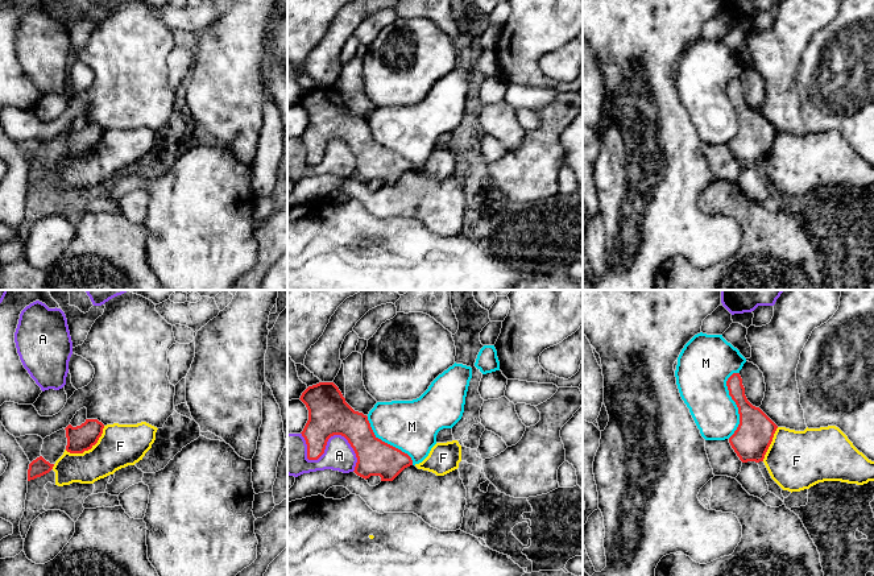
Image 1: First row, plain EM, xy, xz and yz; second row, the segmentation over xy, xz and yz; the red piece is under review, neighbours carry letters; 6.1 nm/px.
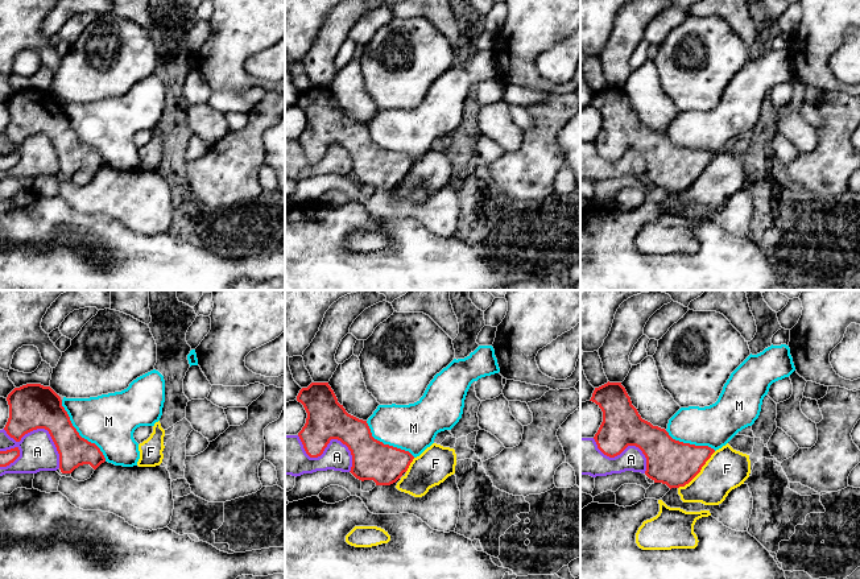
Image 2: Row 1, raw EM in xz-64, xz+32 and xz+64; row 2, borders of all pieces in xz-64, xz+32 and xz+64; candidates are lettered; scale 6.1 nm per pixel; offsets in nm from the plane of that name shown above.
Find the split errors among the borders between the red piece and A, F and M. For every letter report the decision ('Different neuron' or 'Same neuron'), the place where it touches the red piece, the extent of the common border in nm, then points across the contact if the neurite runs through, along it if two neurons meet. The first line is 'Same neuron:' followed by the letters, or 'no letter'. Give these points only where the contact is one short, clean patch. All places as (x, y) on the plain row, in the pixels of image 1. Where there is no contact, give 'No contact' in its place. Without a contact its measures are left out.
Same neuron: no letter
A: Different neuron. Touches red at xz (326, 146). Shared border 400 nm
F: Different neuron. Touches red at xy (88, 153). Shared border 280 nm
M: Different neuron. Touches red at yz (736, 108). Shared border 420 nm

